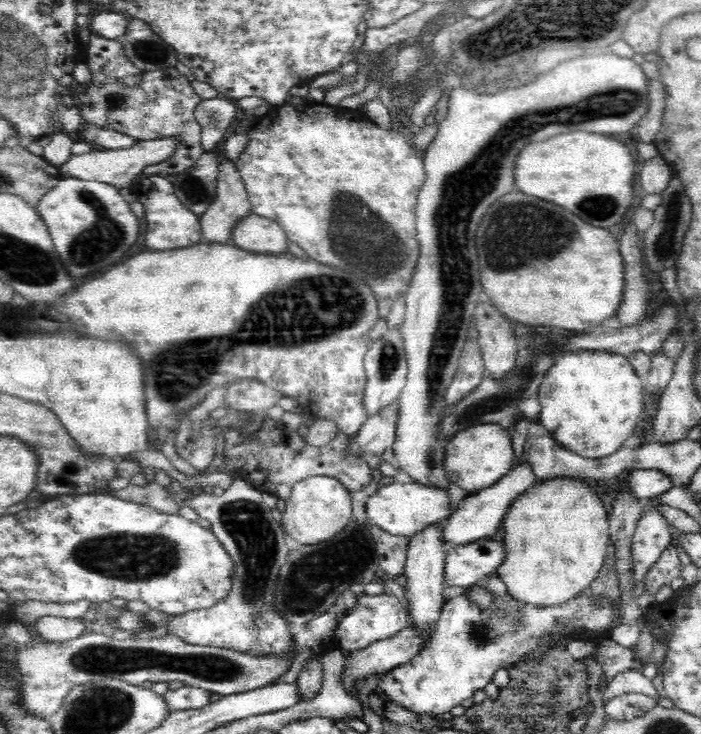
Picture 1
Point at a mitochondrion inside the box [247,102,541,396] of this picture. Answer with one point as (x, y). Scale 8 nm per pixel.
(361, 237)

